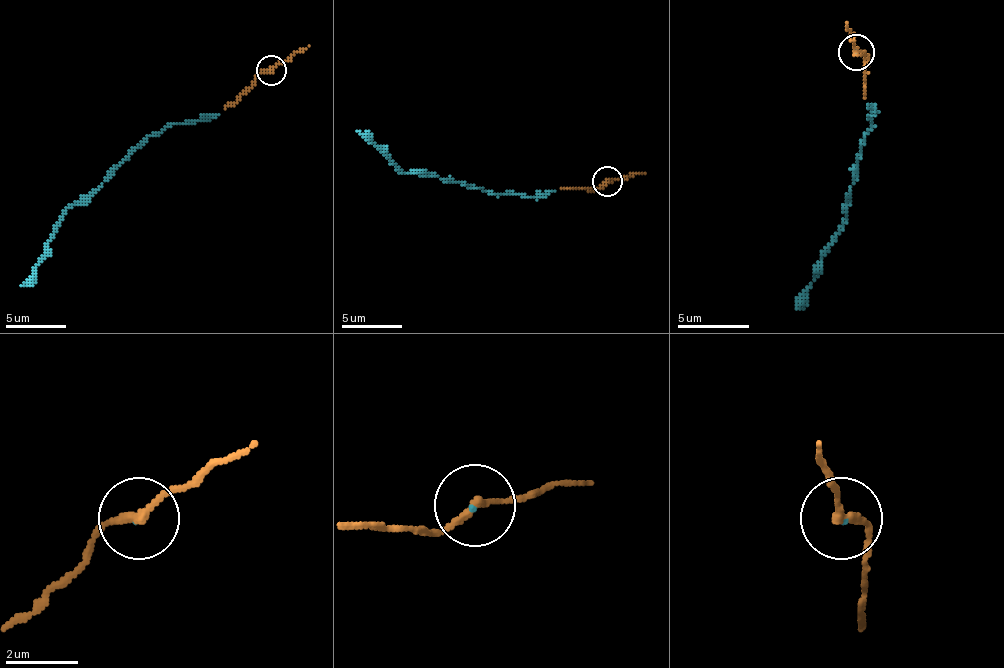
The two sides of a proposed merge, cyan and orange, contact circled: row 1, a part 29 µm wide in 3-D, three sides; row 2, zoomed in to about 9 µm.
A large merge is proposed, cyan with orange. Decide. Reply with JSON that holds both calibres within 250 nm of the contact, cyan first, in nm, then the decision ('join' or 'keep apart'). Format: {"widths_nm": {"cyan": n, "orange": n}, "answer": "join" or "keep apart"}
{"widths_nm": {"cyan": 50, "orange": 200}, "answer": "join"}

